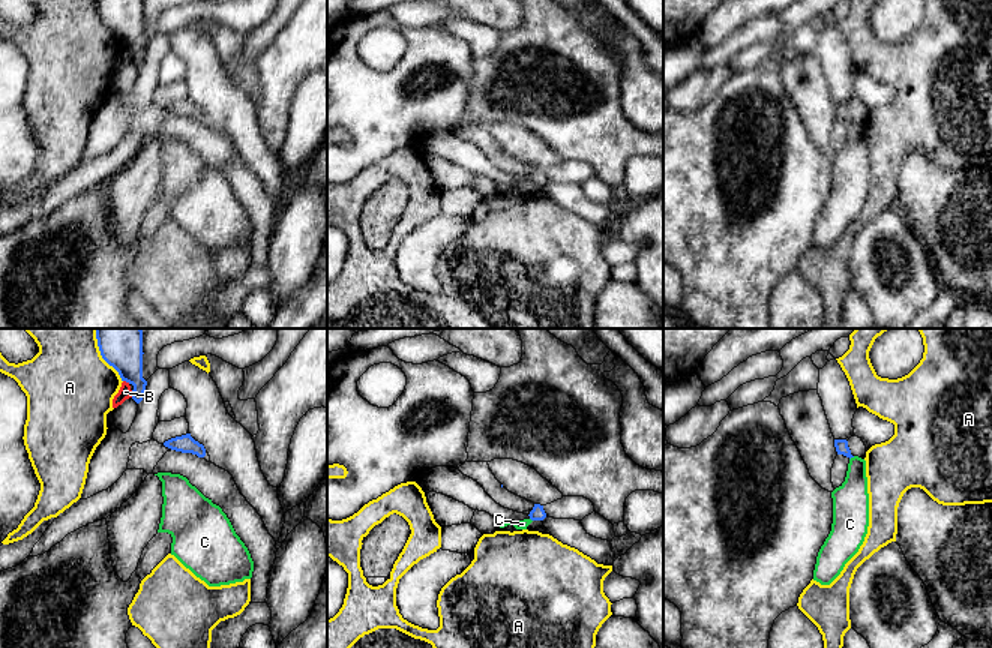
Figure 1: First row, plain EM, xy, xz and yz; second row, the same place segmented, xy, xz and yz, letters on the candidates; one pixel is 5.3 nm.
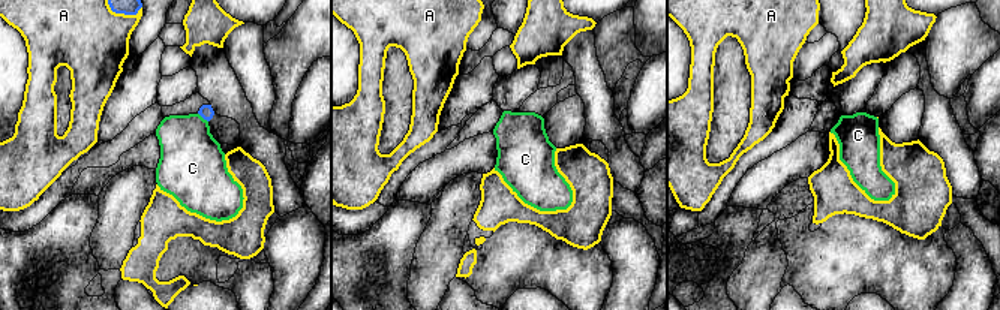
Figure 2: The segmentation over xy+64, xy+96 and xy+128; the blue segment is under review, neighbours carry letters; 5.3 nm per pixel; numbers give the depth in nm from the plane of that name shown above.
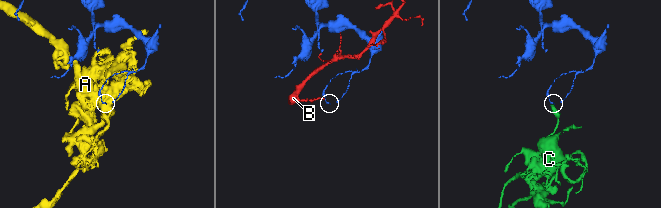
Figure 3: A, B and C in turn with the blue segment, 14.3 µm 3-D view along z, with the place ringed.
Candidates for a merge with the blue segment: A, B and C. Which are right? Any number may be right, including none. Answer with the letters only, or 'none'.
none

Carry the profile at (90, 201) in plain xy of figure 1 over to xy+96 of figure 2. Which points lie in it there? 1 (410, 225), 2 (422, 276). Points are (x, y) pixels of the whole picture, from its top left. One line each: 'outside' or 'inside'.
1: inside
2: outside

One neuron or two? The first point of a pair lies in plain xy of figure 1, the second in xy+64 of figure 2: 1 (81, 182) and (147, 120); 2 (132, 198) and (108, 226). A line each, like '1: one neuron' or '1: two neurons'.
1: one neuron
2: one neuron

